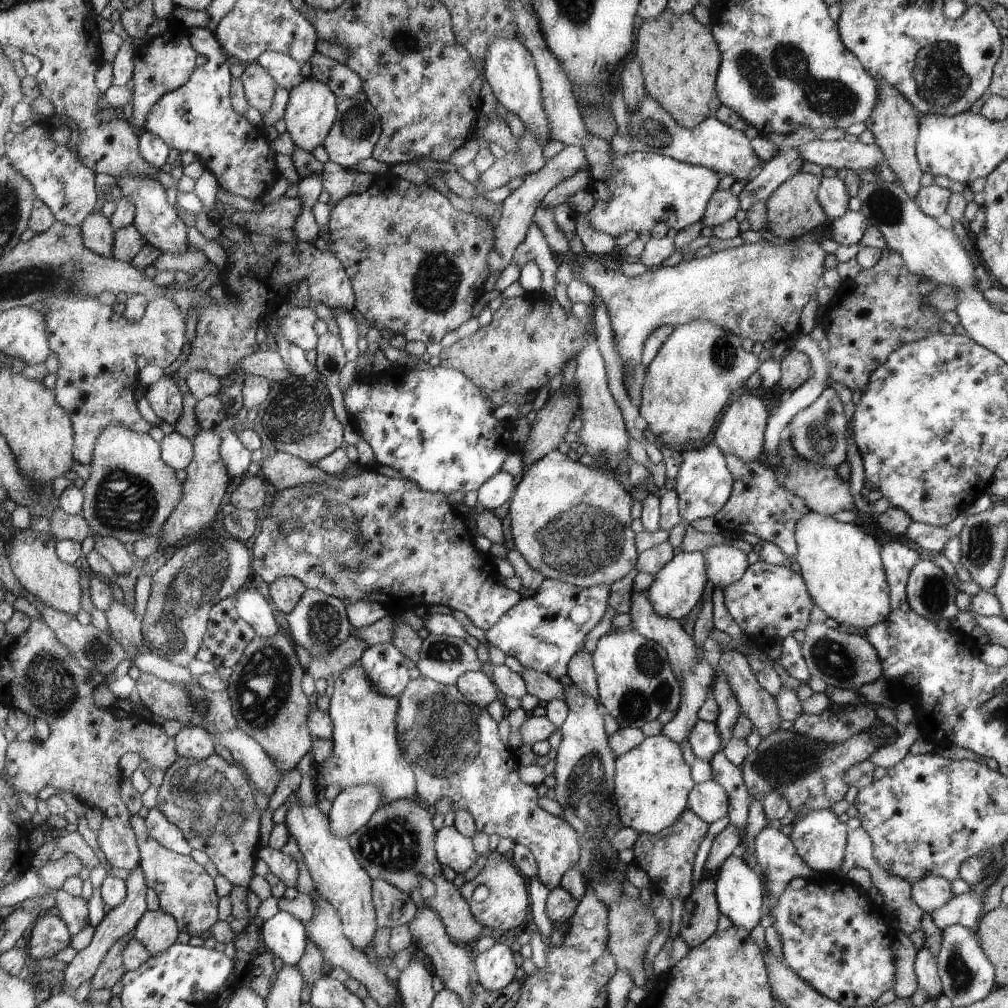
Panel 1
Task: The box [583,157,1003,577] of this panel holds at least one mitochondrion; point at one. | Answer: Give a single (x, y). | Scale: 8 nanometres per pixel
(886, 208)

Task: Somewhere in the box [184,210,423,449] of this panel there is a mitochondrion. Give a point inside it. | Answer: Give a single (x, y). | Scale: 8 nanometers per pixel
(311, 404)

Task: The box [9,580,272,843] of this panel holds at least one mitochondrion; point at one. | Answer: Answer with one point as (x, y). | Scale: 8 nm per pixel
(49, 684)

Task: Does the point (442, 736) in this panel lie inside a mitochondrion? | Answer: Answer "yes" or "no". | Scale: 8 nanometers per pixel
yes

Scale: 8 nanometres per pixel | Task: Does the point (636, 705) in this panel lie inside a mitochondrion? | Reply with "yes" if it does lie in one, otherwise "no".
yes

